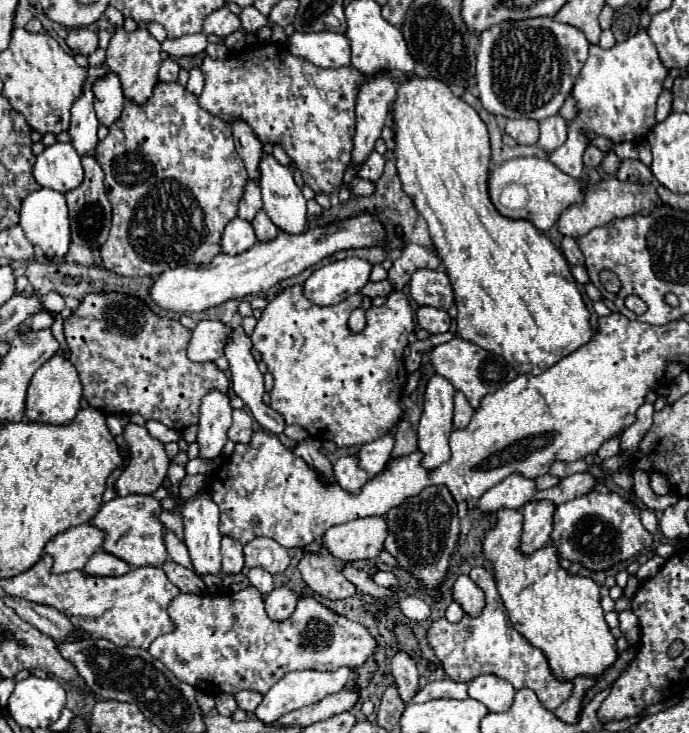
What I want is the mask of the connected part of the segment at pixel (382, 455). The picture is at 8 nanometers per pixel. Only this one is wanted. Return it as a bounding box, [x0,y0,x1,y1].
[359,434,395,476]

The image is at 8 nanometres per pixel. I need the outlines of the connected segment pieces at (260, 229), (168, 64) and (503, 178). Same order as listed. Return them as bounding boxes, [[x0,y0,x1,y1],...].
[[251,210,279,242],[159,58,181,82],[487,158,585,232]]

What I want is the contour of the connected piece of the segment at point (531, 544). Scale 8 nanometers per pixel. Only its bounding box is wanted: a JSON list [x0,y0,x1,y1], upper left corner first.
[519,500,555,554]

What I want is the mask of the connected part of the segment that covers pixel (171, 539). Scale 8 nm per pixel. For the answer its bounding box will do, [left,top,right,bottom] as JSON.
[164,531,193,570]

